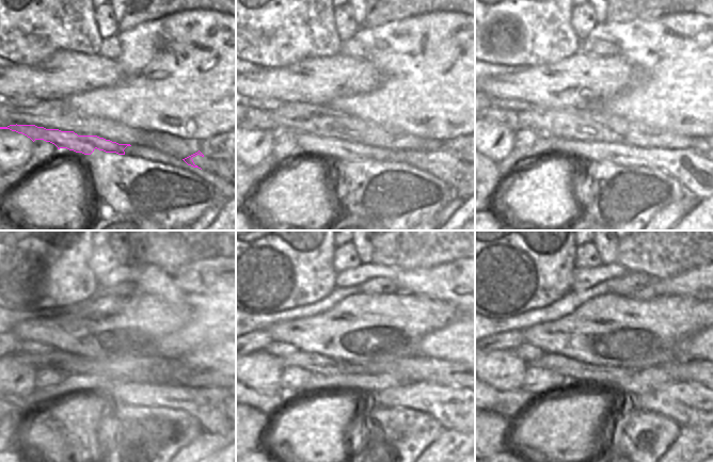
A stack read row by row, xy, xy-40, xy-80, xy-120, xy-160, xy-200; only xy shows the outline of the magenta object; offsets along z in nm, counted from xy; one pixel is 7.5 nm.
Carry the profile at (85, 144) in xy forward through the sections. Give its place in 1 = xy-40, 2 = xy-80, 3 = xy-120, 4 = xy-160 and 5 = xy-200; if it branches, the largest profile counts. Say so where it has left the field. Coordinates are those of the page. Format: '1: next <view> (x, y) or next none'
1: next xy-40 (443, 164)
2: next xy-80 (692, 169)
3: next xy-120 (214, 408)
4: next xy-160 (453, 407)
5: next xy-200 (686, 403)

